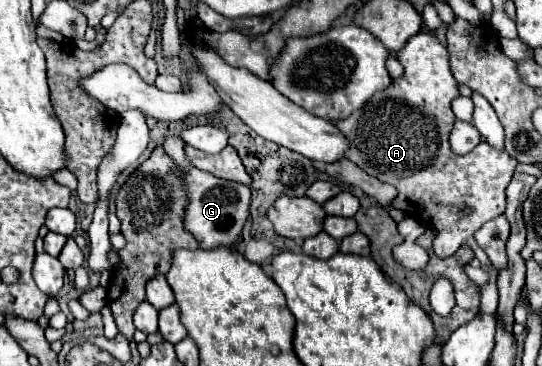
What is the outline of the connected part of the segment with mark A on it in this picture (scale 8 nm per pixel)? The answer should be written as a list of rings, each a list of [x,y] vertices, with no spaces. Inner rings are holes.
[[[418,32],[416,36],[412,36],[404,44],[404,48],[398,54],[400,54],[400,64],[404,66],[404,74],[400,78],[392,80],[392,86],[378,90],[360,110],[354,110],[354,114],[344,118],[344,122],[336,122],[338,130],[348,138],[346,158],[352,160],[356,166],[360,166],[366,174],[376,176],[380,182],[396,186],[398,198],[394,198],[390,206],[406,212],[408,216],[422,220],[424,224],[428,224],[436,230],[434,254],[438,258],[452,256],[464,244],[474,250],[482,268],[490,272],[490,284],[482,286],[482,306],[480,308],[484,314],[496,314],[496,306],[498,306],[496,276],[498,276],[498,270],[494,266],[490,266],[488,256],[476,244],[474,232],[484,222],[504,214],[504,210],[506,210],[504,190],[506,190],[508,182],[512,180],[518,162],[512,156],[508,156],[506,150],[496,150],[496,148],[488,146],[486,142],[476,146],[466,156],[452,154],[450,130],[452,130],[456,116],[454,116],[450,104],[456,96],[460,96],[460,92],[458,92],[458,82],[454,80],[454,76],[450,72],[448,52],[432,32]],[[464,206],[472,208],[472,214],[464,216],[462,214]]]

